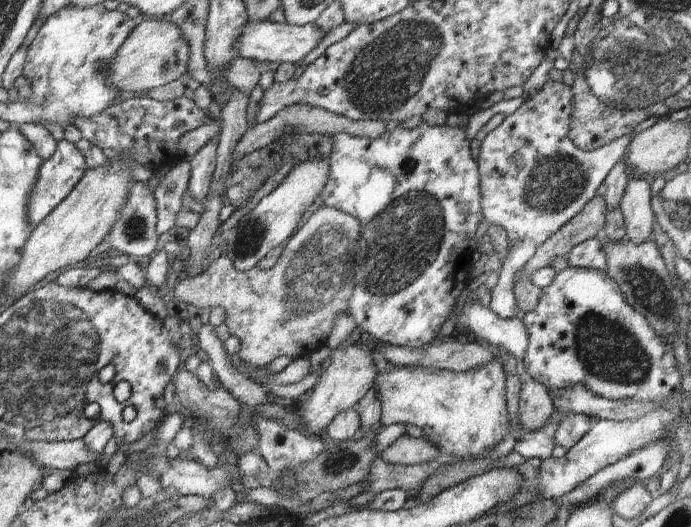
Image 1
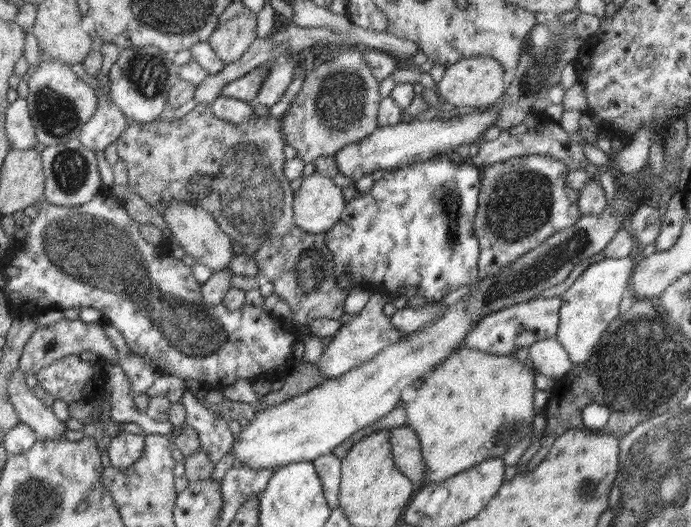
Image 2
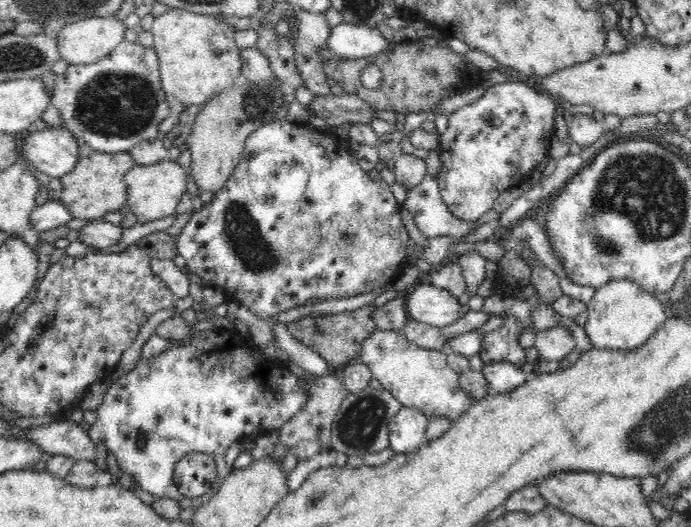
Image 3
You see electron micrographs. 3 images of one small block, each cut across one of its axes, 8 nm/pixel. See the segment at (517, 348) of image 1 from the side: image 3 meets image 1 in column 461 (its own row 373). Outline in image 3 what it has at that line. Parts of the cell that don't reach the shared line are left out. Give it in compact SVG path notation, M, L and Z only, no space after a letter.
M286 323L274 324L274 332L279 348L289 354L290 364L295 364L312 373L315 376L326 374L328 364L325 358L314 351L311 347L302 344L288 331Z

